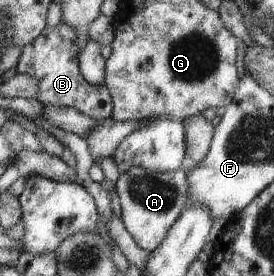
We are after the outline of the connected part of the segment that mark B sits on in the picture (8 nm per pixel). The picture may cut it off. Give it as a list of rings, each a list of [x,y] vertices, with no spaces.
[[[67,23],[45,29],[42,36],[22,48],[17,74],[29,75],[39,81],[37,99],[45,107],[63,107],[80,110],[99,121],[112,118],[111,91],[103,85],[93,85],[84,78],[79,63],[80,47],[76,43],[76,32]]]

